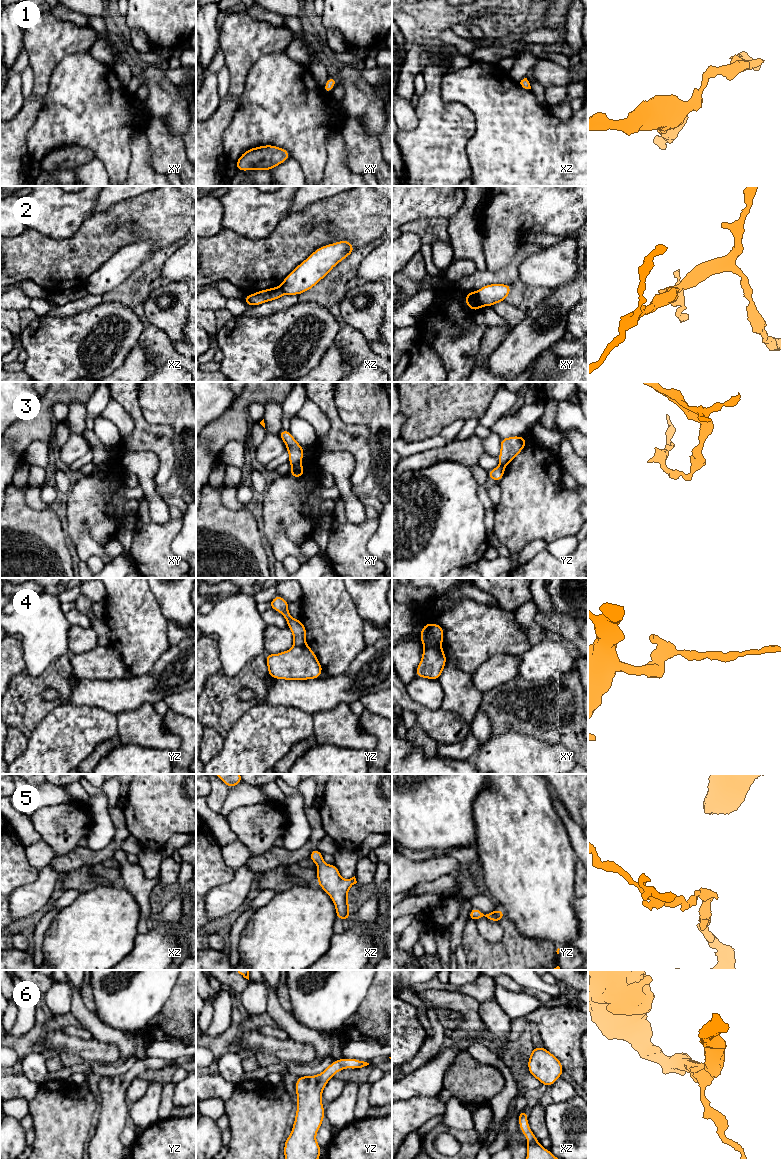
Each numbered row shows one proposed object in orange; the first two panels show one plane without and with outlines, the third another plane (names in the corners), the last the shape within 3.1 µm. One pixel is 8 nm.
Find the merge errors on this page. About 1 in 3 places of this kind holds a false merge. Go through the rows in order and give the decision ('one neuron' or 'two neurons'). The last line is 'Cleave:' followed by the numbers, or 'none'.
1: one neuron
2: two neurons
3: two neurons
4: two neurons
5: one neuron
6: one neuron
Cleave: 2, 3, 4

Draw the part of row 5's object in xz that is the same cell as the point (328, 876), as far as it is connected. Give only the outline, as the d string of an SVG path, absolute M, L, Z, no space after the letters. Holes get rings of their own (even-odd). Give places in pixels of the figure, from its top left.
M317 848L311 851L309 858L318 865L317 881L319 887L324 889L334 902L337 919L349 921L350 905L347 893L357 883L355 876L347 880L343 879L337 866L326 864L323 861L323 854Z

